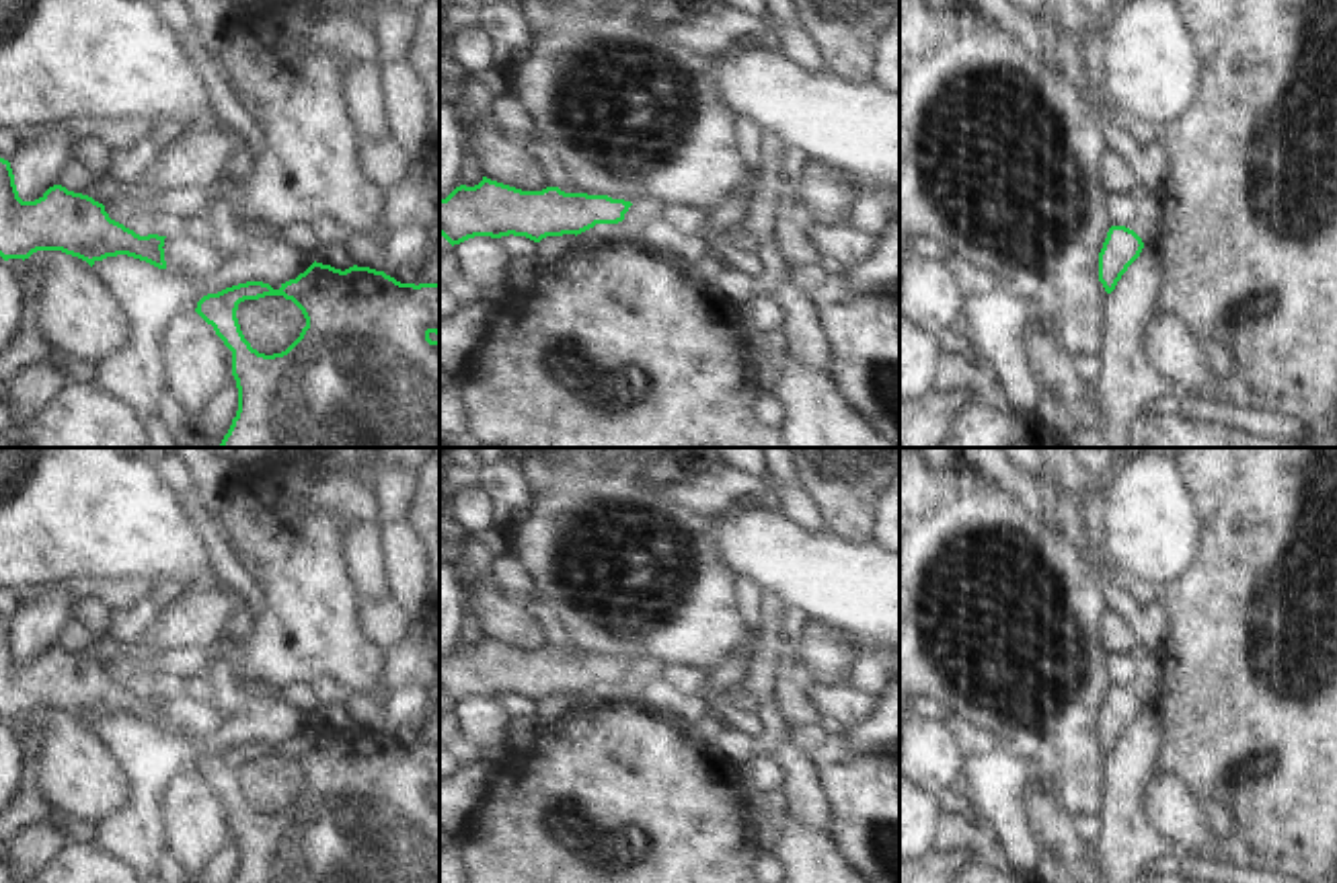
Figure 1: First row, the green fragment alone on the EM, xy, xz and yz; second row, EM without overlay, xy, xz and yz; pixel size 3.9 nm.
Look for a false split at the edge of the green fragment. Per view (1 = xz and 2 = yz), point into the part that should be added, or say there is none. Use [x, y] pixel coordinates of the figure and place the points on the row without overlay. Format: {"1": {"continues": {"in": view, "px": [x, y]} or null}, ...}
{"1": {"continues": null}, "2": {"continues": null}}

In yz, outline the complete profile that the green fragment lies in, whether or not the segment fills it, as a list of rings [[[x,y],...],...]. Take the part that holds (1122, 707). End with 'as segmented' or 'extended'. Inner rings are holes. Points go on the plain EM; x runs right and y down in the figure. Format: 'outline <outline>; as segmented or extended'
outline [[[1111,686],[1103,708],[1099,713],[1099,741],[1103,743],[1105,752],[1111,754],[1128,731],[1128,727],[1140,717],[1144,708],[1142,698],[1125,688],[1125,686]]]; as segmented

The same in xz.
outline [[[483,637],[474,647],[460,645],[440,659],[440,694],[454,706],[474,696],[526,696],[540,702],[546,696],[581,694],[596,684],[618,684],[633,663],[608,655],[565,653],[559,647],[522,651]]]; as segmented

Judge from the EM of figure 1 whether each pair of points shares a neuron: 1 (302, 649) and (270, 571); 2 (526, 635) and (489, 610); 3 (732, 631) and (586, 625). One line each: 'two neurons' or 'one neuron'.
1: one neuron
2: one neuron
3: one neuron

